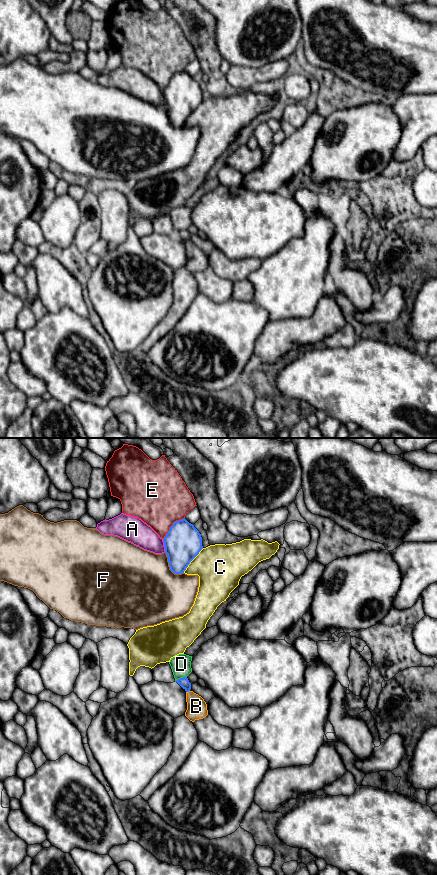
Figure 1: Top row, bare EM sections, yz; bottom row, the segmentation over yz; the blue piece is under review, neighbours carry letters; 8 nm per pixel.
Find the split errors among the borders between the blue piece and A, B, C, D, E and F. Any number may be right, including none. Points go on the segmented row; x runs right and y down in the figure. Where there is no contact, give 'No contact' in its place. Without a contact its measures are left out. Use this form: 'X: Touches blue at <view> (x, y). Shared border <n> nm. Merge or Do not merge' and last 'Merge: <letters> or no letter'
A: Touches blue at yz (164, 545). Shared border 110 nm. Do not merge
B: Touches blue at yz (187, 691). Shared border 40 nm. Merge
C: Touches blue at yz (192, 559). Shared border 260 nm. Do not merge
D: Touches blue at yz (180, 678). Shared border 100 nm. Do not merge
E: Touches blue at yz (171, 526). Shared border 260 nm. Do not merge
F: Touches blue at yz (169, 566). Shared border 240 nm. Do not merge
Merge: B

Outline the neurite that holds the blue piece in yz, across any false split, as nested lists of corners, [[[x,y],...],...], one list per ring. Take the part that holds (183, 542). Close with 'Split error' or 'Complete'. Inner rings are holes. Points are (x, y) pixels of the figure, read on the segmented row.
[[[185,518],[173,523],[163,539],[170,570],[182,574],[203,549],[202,537]]]. Complete

